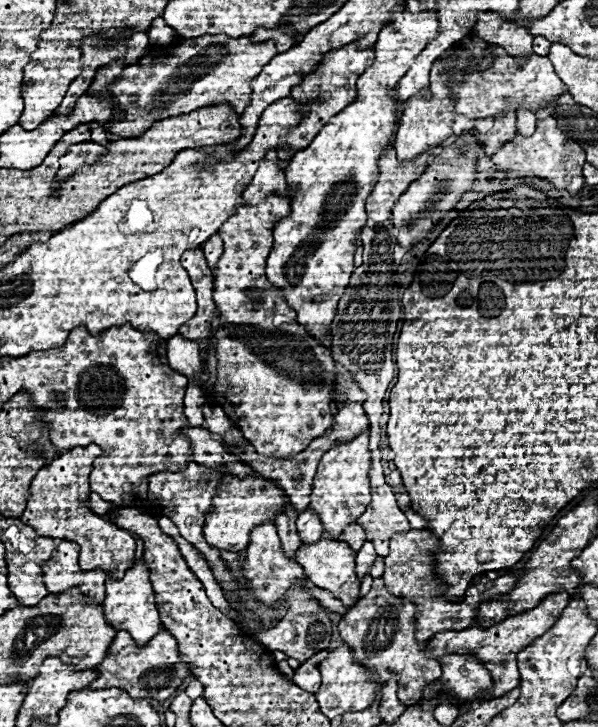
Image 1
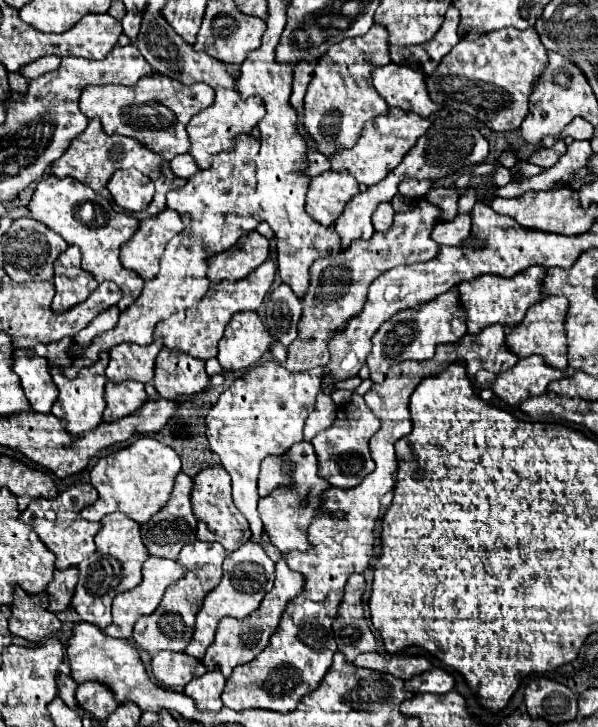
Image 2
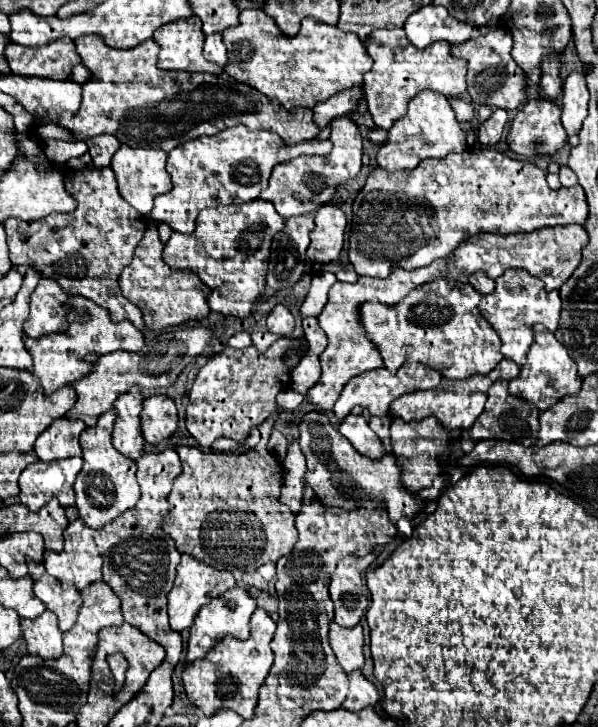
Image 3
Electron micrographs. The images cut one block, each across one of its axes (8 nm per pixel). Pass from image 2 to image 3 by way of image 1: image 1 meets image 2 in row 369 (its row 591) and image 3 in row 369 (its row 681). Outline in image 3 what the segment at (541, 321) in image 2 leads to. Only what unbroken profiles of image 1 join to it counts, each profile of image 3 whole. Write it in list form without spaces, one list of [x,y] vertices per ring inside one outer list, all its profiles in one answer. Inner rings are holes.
[[[504,358],[504,360],[486,376],[486,382],[492,384],[492,382],[496,382],[496,380],[514,380],[514,378],[518,376],[518,372],[520,372],[518,364],[512,362],[512,360],[508,360],[508,358]]]

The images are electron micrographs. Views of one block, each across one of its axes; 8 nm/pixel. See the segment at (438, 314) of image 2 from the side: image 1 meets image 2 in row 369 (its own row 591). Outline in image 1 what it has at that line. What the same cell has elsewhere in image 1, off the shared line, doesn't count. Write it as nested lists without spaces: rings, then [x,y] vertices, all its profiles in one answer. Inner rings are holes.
[[[380,576],[374,578],[370,592],[356,602],[356,608],[346,612],[340,620],[340,636],[354,650],[354,658],[378,674],[378,682],[382,686],[394,674],[400,674],[397,696],[405,706],[416,704],[422,698],[426,684],[434,682],[442,674],[440,664],[426,656],[428,642],[416,642],[414,616],[416,604],[408,602],[406,598],[392,596]]]

